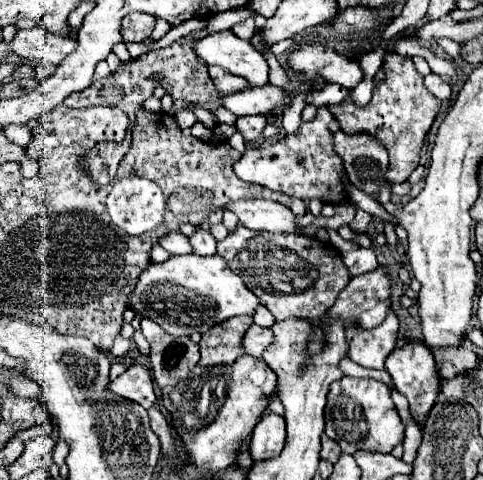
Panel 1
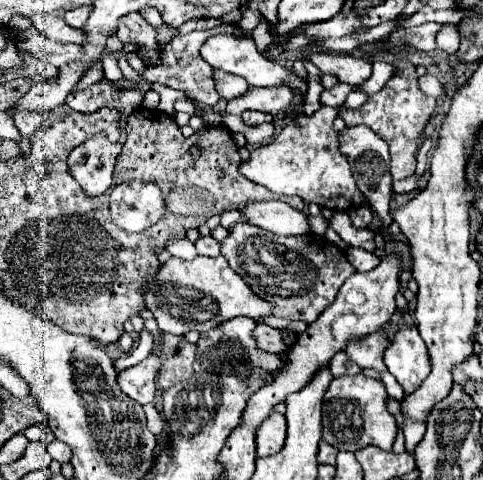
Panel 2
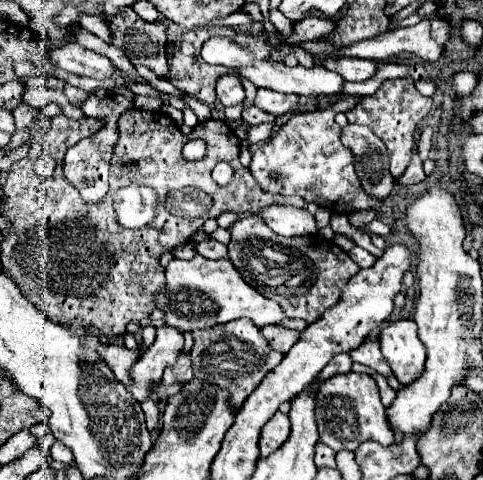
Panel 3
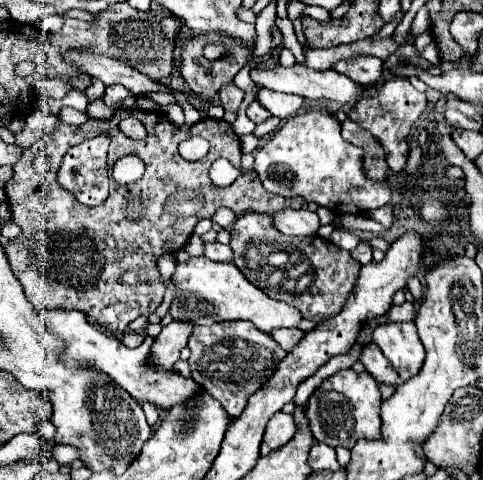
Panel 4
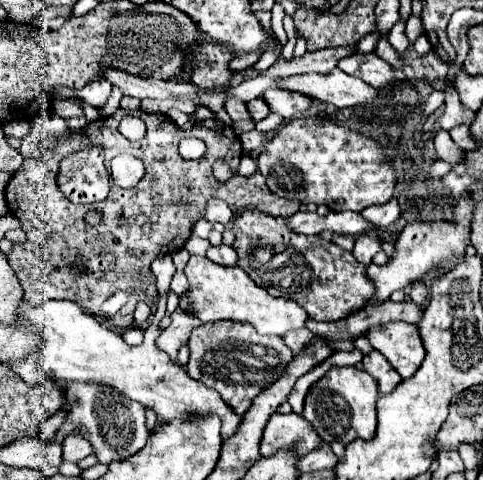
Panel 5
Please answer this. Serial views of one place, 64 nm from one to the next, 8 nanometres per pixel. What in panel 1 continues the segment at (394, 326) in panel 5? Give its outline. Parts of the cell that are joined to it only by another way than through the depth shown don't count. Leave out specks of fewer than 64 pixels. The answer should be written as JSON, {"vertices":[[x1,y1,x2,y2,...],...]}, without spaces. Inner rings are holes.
{"vertices":[[410,340,404,346,398,346,390,352,386,358,386,370,392,376,394,386,408,398,410,402,410,412,416,418,418,424,422,424,424,416,430,412,432,404,438,398,438,378,436,378,436,362,432,352,426,348,424,342,420,340]]}

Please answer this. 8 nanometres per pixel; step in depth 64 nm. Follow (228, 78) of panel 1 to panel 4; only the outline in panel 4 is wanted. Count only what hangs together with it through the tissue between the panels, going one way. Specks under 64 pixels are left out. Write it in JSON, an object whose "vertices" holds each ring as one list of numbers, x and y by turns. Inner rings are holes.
{"vertices":[[224,84,224,88,220,88,220,100,226,112,238,114,242,98,244,98,244,92,238,90,234,84]]}

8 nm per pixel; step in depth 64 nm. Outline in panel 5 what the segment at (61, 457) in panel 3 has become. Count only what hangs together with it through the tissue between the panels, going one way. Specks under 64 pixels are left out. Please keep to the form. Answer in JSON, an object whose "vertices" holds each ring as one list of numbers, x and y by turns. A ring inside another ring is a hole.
{"vertices":[[76,432,69,435,62,442,62,456,64,461,78,463,93,453,91,444]]}

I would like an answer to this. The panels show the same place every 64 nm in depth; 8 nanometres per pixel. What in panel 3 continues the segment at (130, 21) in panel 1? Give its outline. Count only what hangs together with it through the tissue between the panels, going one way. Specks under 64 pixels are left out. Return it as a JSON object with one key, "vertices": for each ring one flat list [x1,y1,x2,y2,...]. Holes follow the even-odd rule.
{"vertices":[[124,8,116,16,110,18,108,30,112,36,112,44,122,48,128,56,128,60,136,66,142,64,148,70,152,70,156,76,166,76,168,62,166,62,166,20,160,16,156,22,146,22,140,18,132,8]]}

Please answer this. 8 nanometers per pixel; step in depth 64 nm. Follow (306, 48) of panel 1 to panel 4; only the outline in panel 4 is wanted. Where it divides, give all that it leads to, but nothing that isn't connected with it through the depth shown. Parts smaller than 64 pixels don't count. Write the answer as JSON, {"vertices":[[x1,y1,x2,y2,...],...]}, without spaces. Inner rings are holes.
{"vertices":[[354,56,334,64,334,70,350,76,350,80,360,80,364,86,376,86,384,82,384,62,376,56]]}

